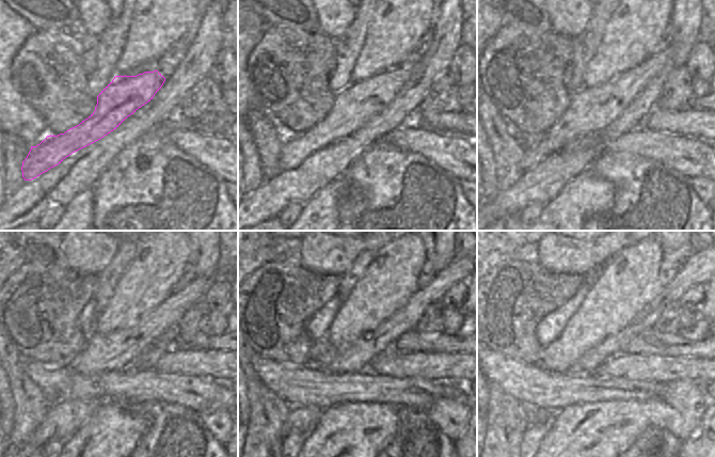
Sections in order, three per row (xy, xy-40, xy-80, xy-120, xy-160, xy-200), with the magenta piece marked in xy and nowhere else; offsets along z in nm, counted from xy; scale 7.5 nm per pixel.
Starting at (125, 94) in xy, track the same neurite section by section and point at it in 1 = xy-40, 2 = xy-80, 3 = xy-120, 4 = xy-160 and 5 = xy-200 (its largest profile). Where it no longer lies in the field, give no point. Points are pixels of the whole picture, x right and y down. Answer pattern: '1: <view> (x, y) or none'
1: xy-40 (356, 104)
2: xy-80 (590, 110)
3: xy-120 (116, 350)
4: xy-160 (356, 357)
5: xy-200 (693, 271)

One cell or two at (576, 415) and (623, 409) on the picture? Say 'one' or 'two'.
one

